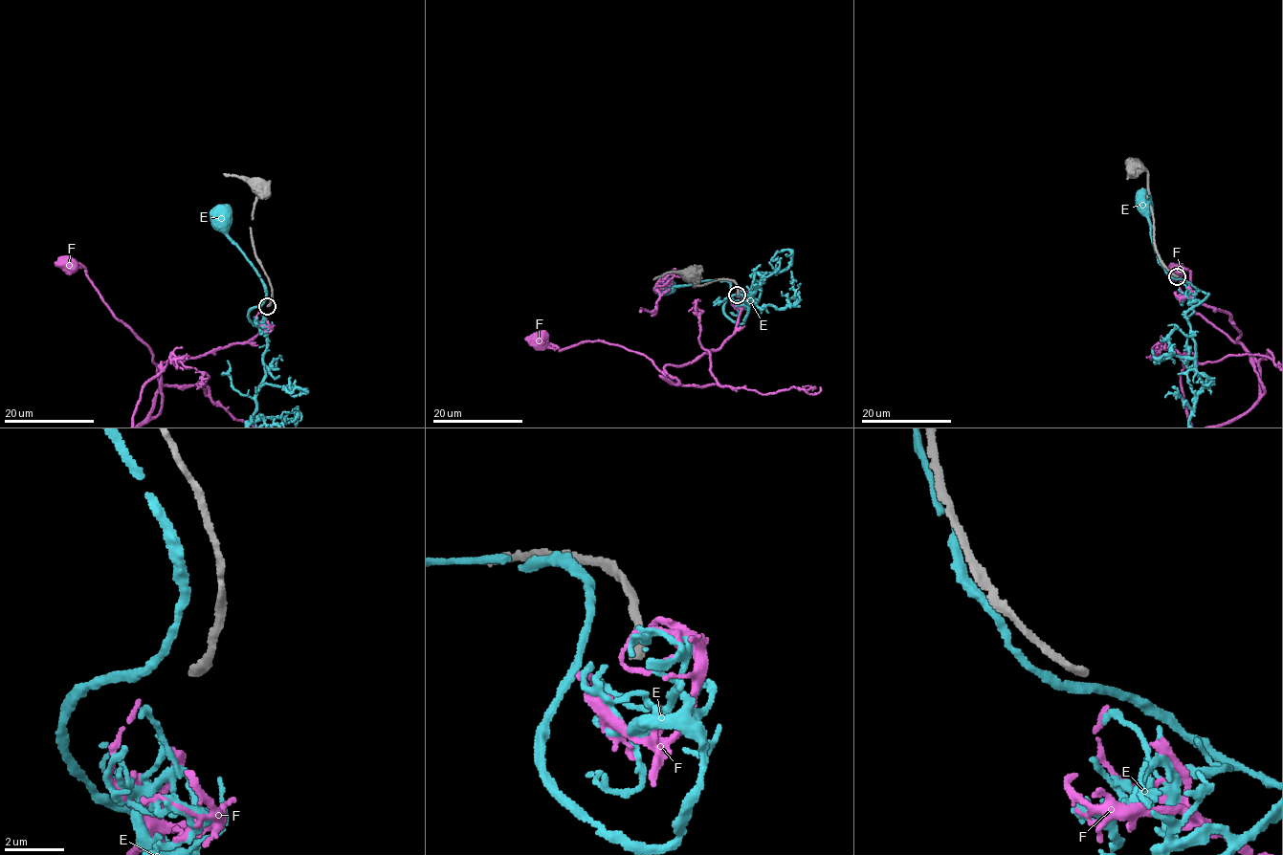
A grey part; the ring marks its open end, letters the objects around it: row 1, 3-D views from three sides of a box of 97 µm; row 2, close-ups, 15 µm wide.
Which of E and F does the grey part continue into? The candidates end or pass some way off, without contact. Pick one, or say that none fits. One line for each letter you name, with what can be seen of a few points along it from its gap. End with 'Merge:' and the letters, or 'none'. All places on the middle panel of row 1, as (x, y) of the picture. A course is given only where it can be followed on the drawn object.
Merge: none

